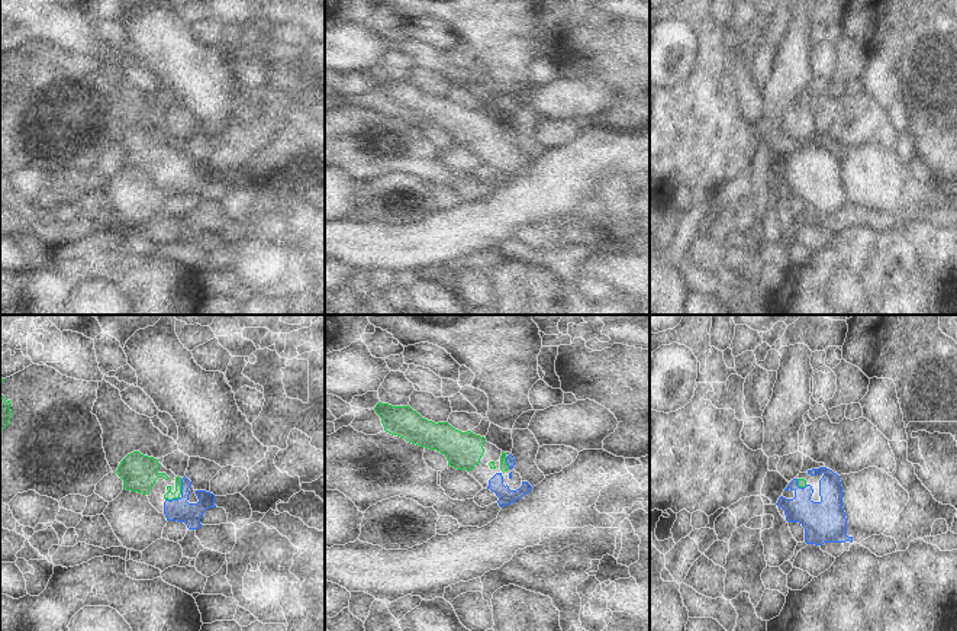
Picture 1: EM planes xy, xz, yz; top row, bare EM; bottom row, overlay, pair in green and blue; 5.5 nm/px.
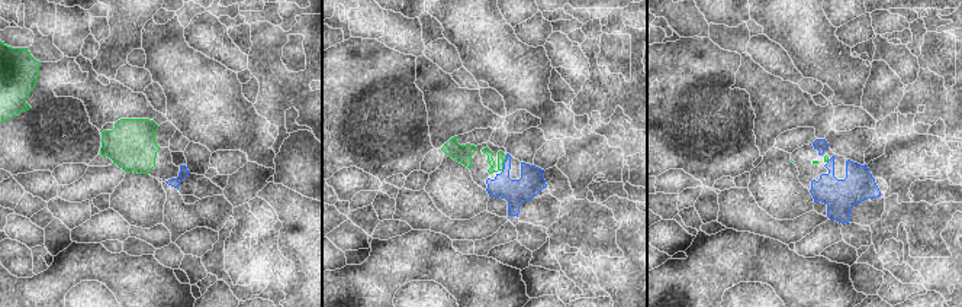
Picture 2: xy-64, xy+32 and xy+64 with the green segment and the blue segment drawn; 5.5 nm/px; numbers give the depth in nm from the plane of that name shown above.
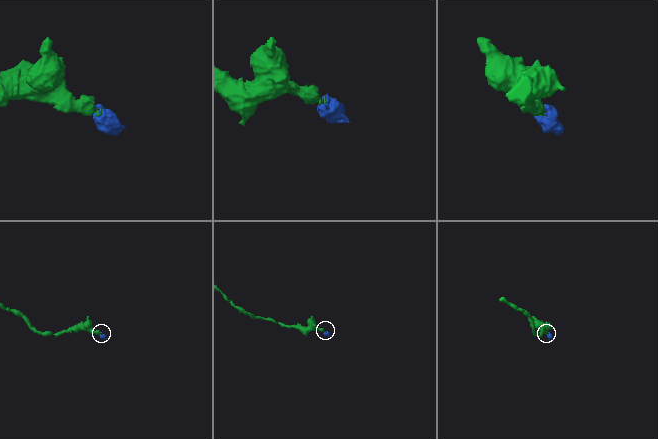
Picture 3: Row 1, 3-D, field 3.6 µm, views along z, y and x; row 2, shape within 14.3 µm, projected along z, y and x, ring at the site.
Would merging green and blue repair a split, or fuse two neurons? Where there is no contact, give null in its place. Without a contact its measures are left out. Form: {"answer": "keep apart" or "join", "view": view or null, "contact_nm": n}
{"answer": "join", "view": "xy", "contact_nm": 90}

